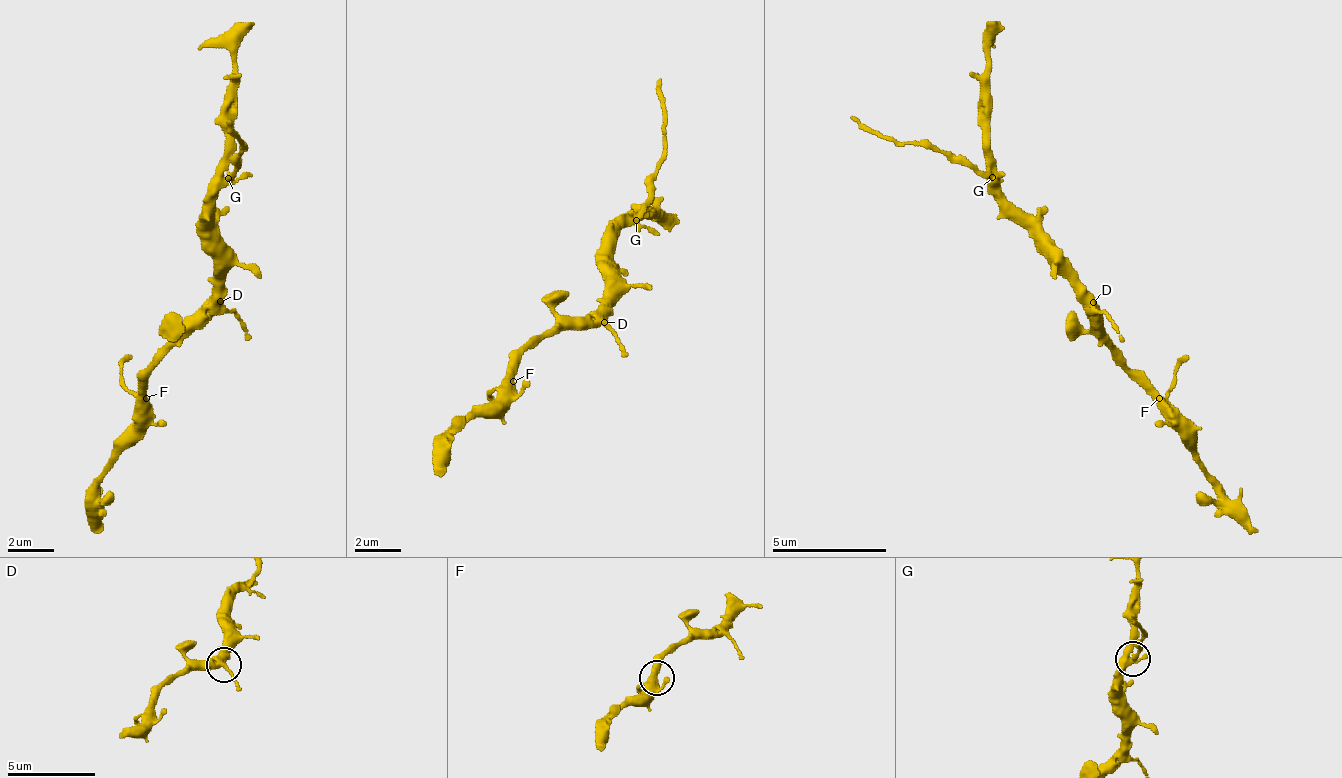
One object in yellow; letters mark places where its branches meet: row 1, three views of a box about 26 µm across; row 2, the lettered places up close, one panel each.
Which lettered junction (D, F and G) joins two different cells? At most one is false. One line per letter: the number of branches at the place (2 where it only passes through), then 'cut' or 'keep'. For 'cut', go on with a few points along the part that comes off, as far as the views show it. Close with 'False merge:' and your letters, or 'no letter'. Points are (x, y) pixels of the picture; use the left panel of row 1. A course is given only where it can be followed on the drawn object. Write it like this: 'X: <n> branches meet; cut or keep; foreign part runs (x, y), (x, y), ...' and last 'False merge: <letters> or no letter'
D: 3 branches meet; keep
F: 3 branches meet; keep
G: 3 branches meet; cut; foreign part runs (227, 177), (243, 149), (228, 122)
False merge: G

